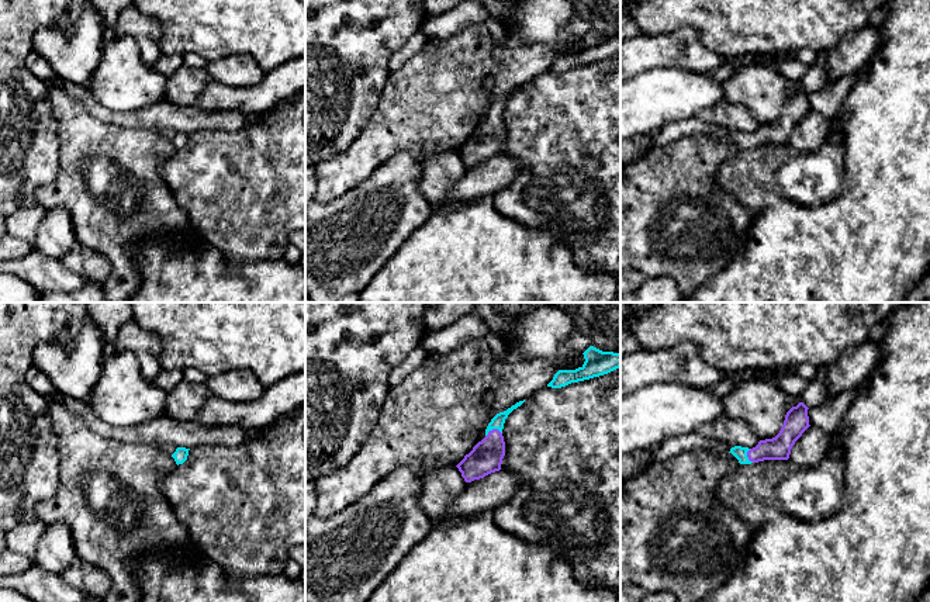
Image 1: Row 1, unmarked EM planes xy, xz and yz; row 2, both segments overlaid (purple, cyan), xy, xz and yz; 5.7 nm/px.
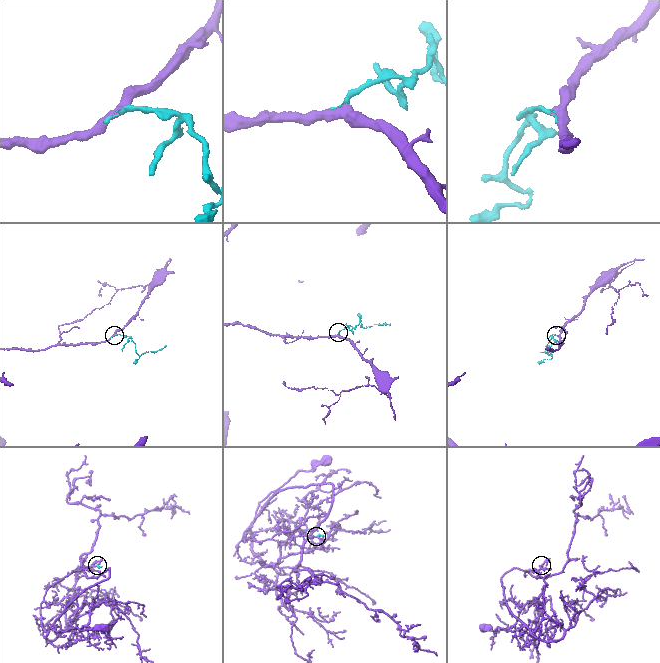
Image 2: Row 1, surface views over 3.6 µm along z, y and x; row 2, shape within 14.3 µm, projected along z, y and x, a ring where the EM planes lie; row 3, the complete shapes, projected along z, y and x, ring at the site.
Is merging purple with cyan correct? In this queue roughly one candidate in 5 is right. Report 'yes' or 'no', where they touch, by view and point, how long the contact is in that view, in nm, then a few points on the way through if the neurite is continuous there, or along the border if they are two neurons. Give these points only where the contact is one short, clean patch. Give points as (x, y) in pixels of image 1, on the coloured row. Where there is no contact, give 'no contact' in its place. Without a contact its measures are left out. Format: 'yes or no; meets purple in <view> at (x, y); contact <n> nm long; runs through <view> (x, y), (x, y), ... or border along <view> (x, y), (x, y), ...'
yes; meets purple in xz at (493, 429); contact 100 nm long; runs through xz (486, 457), (493, 446), (493, 429), (497, 422)

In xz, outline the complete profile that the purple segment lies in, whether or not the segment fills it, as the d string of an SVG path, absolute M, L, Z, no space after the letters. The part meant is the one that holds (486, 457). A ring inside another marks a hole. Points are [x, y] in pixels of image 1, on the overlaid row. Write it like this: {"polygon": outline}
{"polygon": "M525 399L497 414L485 429L485 437L456 466L466 482L484 478L501 470L505 456L505 442L502 436L504 423L508 415L523 402Z"}

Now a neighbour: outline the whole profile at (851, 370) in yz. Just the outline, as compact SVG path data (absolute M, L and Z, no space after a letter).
M867 339L858 346L848 347L827 366L827 390L833 401L841 392L862 388L879 359L879 345Z

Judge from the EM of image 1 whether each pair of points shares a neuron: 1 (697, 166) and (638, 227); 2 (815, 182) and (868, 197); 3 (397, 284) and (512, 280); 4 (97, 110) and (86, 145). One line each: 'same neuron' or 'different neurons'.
1: same neuron
2: different neurons
3: same neuron
4: different neurons

